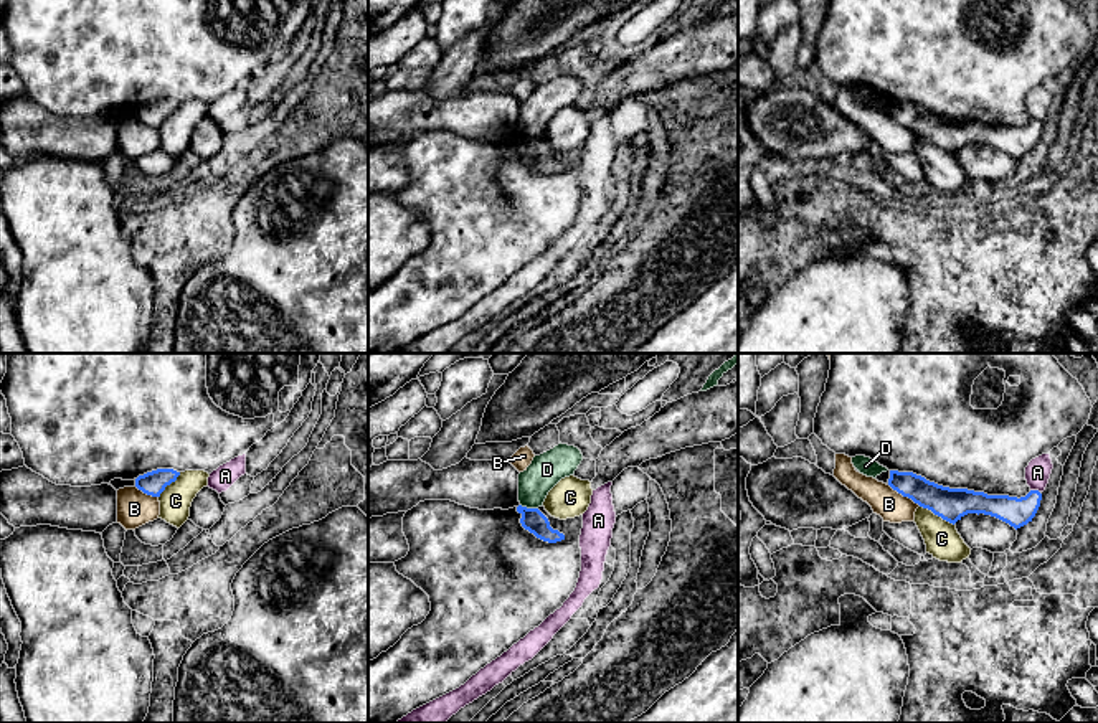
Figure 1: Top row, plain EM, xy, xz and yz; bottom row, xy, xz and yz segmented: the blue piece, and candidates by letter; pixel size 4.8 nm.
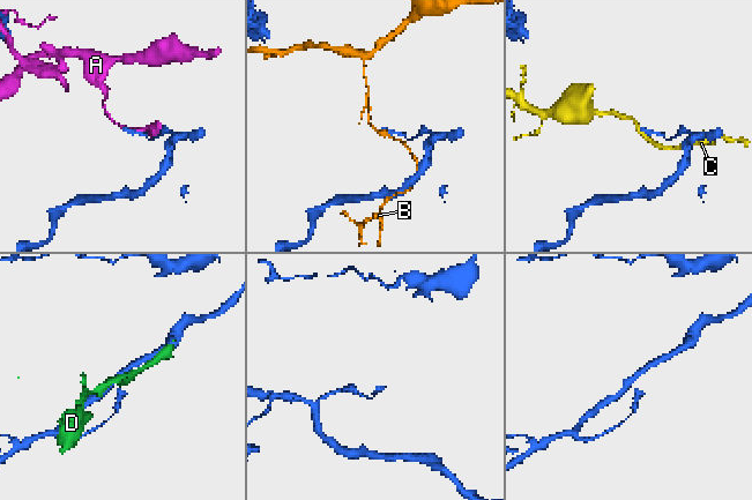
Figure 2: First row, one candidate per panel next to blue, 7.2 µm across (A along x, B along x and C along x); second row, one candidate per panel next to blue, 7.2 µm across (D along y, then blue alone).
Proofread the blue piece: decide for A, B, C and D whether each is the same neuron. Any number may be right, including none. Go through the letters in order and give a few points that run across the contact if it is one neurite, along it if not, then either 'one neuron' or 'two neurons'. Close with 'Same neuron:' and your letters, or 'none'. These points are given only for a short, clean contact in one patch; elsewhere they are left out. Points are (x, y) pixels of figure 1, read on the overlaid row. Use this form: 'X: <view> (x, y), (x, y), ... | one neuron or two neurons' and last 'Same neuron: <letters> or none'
A: two neurons
B: two neurons
C: two neurons
D: xz (520, 504), (537, 509) | two neurons
Same neuron: none

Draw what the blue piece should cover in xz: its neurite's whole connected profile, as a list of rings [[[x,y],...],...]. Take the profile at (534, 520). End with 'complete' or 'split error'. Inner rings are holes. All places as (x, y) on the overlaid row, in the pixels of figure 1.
[[[518,505],[517,512],[522,515],[520,518],[522,527],[530,533],[533,533],[537,538],[548,543],[556,543],[565,540],[565,535],[560,533],[558,530],[553,530],[550,527],[548,518],[538,508],[527,508]]]; complete

